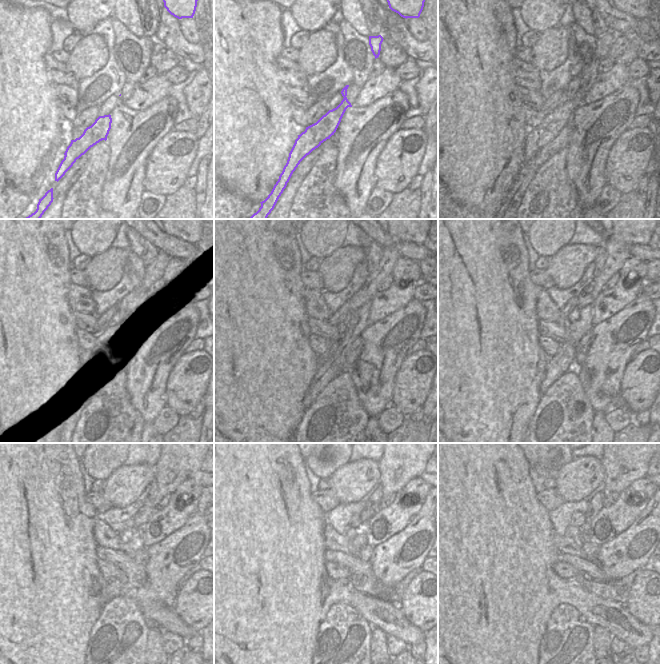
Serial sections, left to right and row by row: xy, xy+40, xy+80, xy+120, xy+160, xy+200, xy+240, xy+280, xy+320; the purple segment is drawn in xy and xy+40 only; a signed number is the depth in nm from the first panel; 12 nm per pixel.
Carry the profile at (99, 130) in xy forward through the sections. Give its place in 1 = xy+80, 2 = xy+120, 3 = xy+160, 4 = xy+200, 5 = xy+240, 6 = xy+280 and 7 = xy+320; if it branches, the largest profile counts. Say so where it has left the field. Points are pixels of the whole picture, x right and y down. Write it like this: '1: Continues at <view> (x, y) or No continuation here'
1: Continues at xy+80 (538, 137)
2: Continues at xy+120 (154, 272)
3: Continues at xy+160 (367, 292)
4: Continues at xy+200 (617, 245)
5: Continues at xy+240 (176, 463)
6: Continues at xy+280 (400, 463)
7: Continues at xy+320 (624, 463).

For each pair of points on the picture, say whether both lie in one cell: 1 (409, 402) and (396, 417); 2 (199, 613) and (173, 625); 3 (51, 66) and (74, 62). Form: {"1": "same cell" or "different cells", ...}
{"1": "different cells", "2": "different cells", "3": "different cells"}

